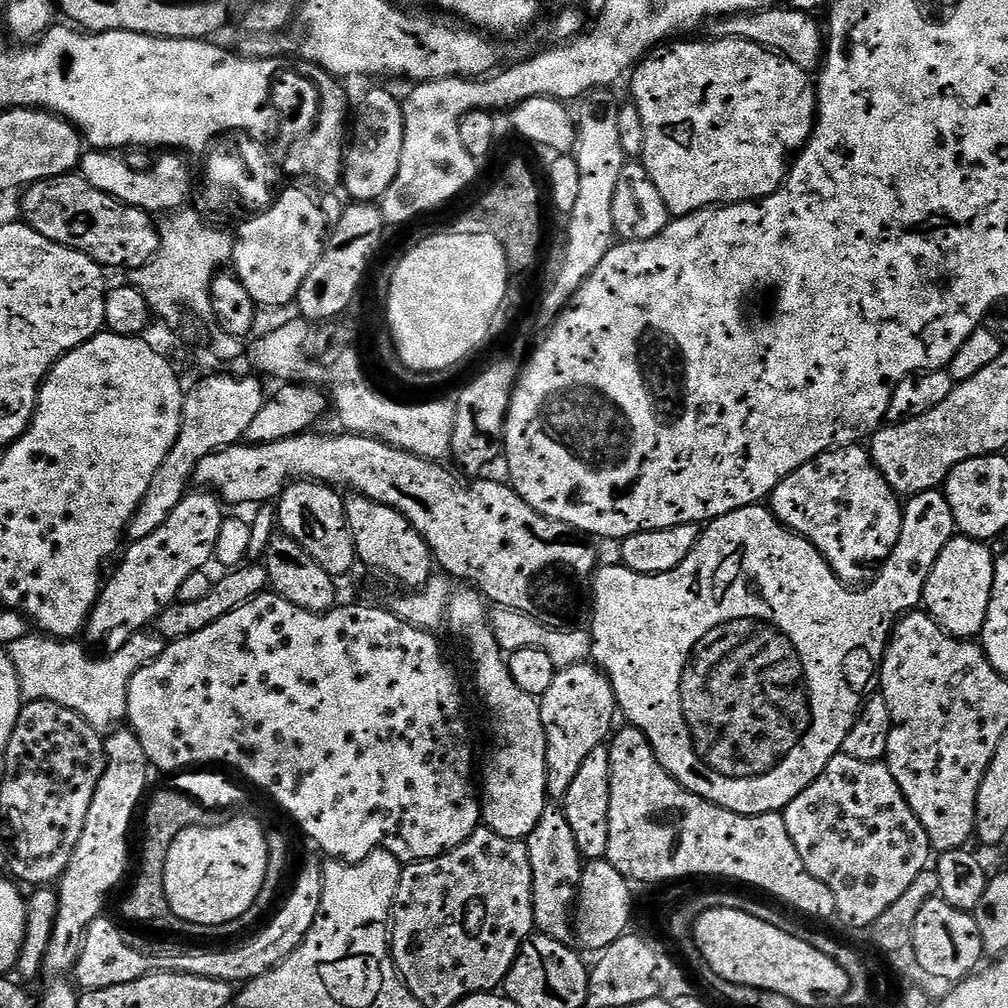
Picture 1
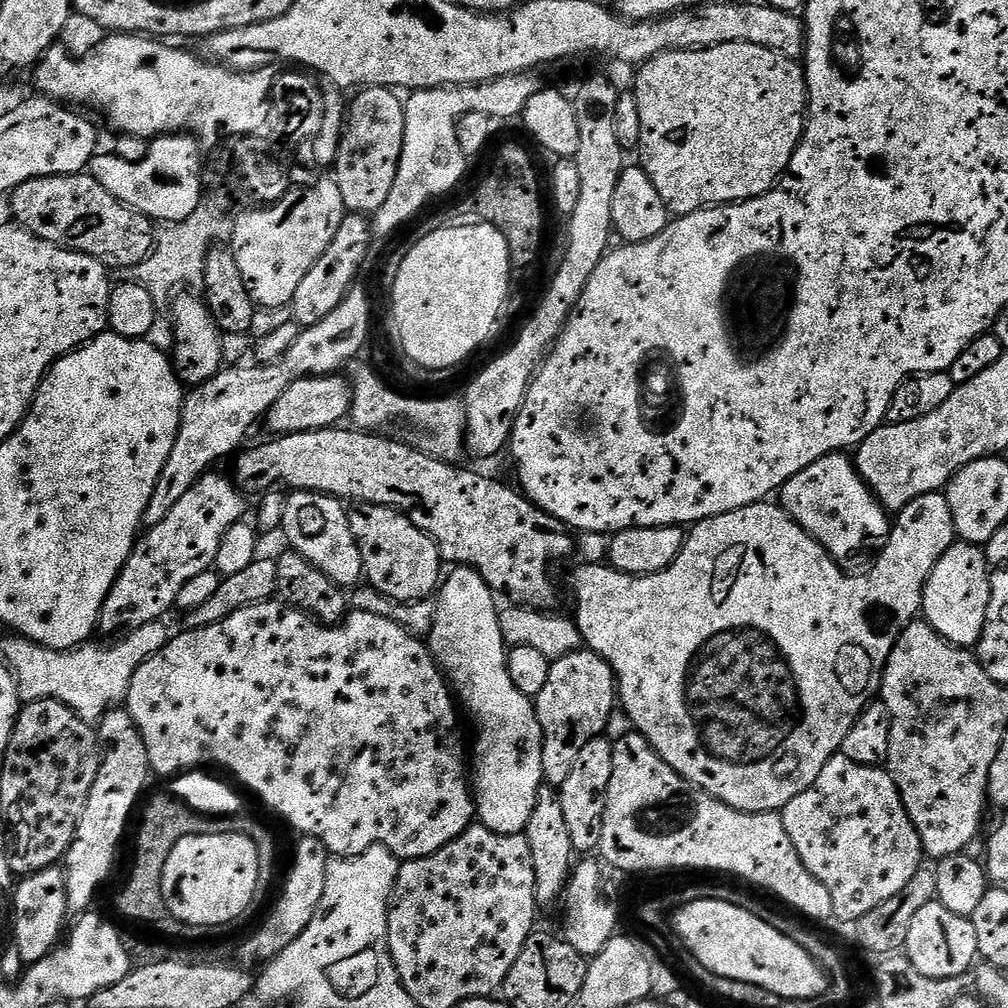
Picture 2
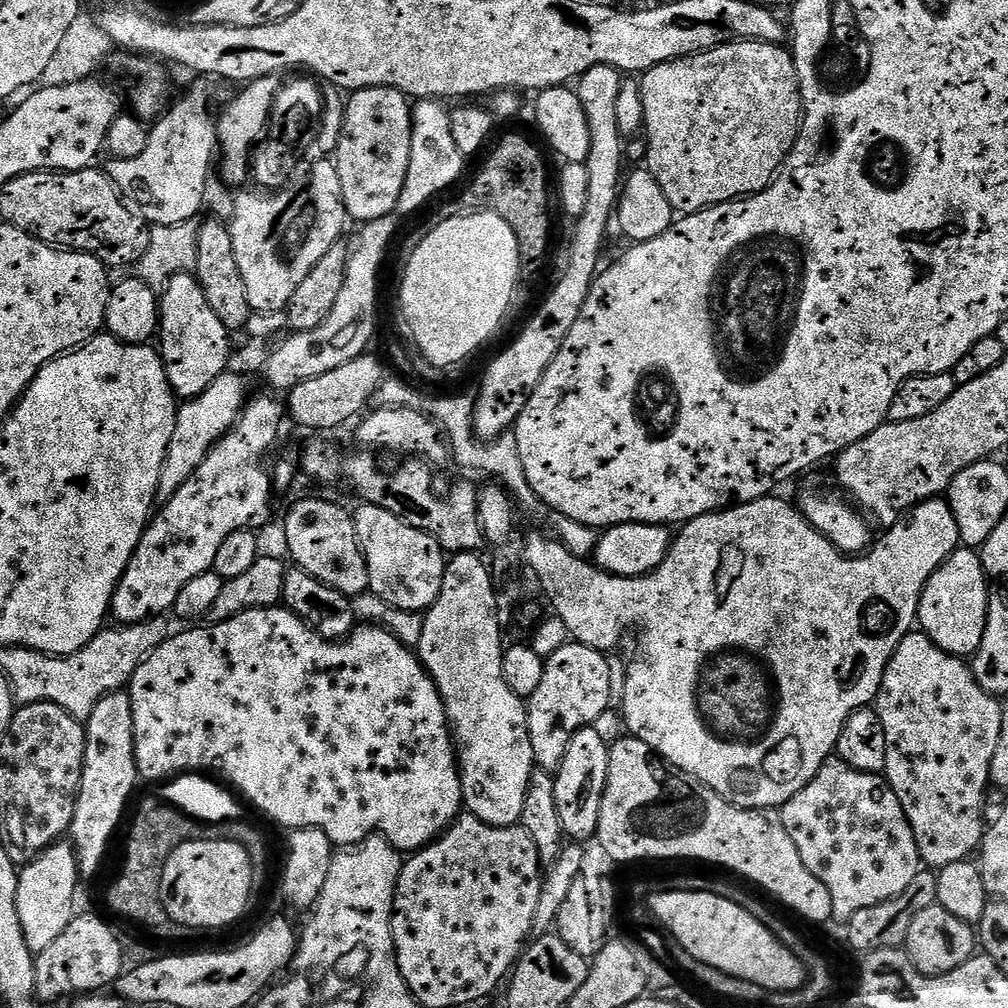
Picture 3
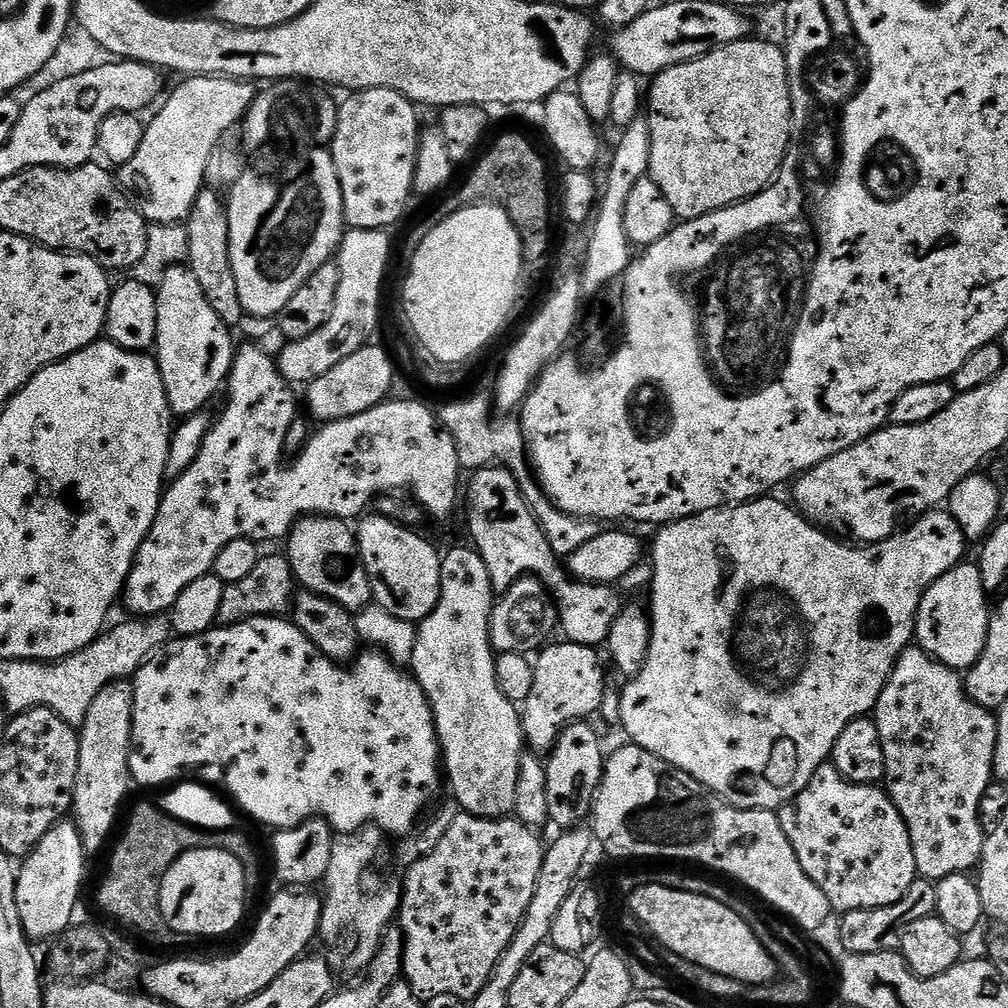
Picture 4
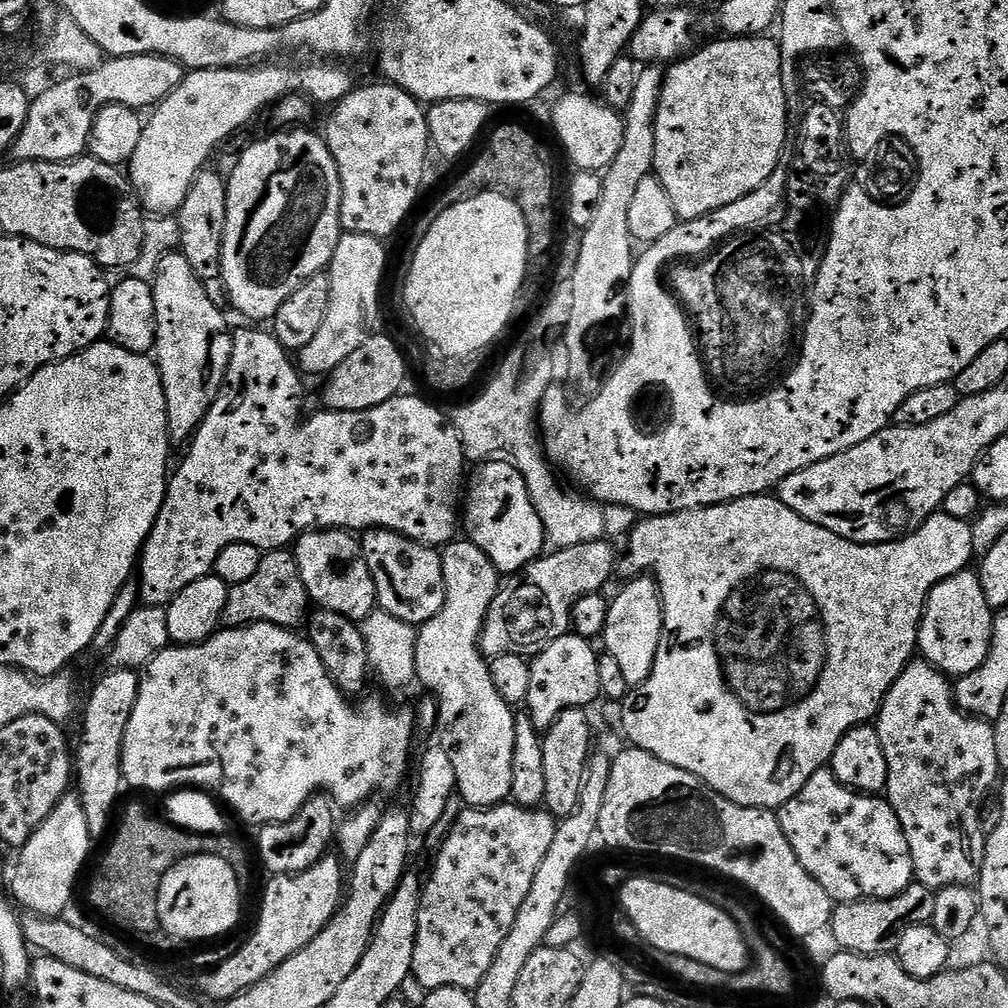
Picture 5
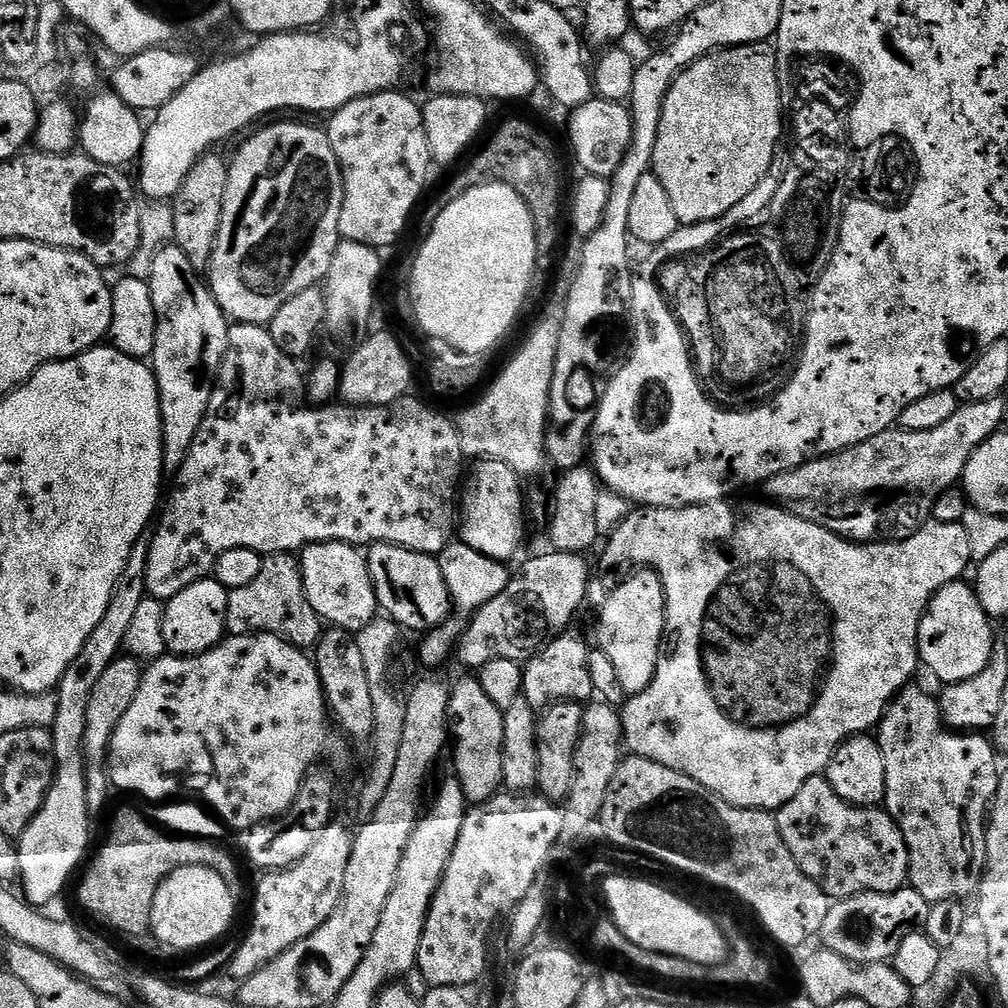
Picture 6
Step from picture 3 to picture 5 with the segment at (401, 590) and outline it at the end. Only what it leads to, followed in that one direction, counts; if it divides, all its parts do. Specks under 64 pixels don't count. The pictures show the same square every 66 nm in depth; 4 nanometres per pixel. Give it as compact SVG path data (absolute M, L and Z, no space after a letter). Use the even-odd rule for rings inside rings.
M373 528L363 533L362 551L366 566L370 566L370 574L374 578L377 605L383 611L394 614L394 618L402 618L402 622L419 626L442 610L444 579L442 558L437 549L414 542L397 532Z

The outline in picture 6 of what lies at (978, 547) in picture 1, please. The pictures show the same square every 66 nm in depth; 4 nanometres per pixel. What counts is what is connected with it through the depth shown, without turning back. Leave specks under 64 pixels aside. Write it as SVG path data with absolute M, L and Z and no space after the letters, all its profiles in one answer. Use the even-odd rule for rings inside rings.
M957 582L942 586L920 619L920 659L945 685L957 684L974 674L982 674L992 660L993 621L988 619L982 602L978 602L975 587L971 583Z

